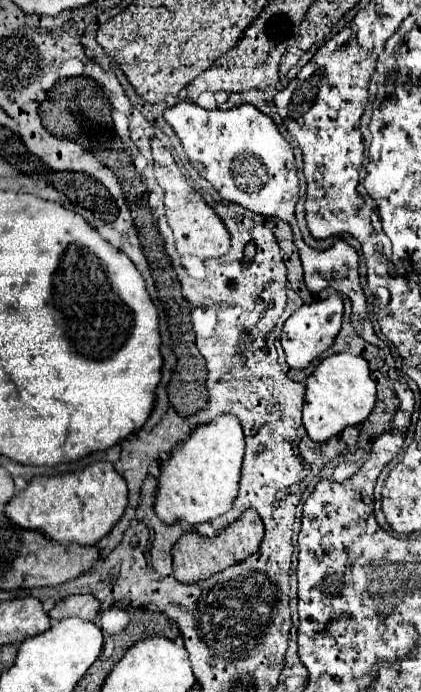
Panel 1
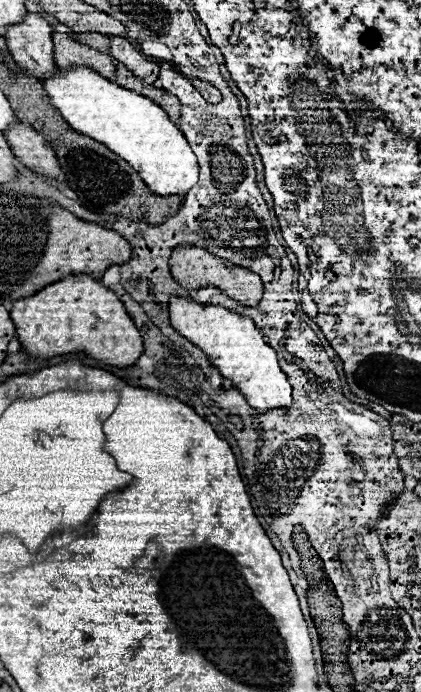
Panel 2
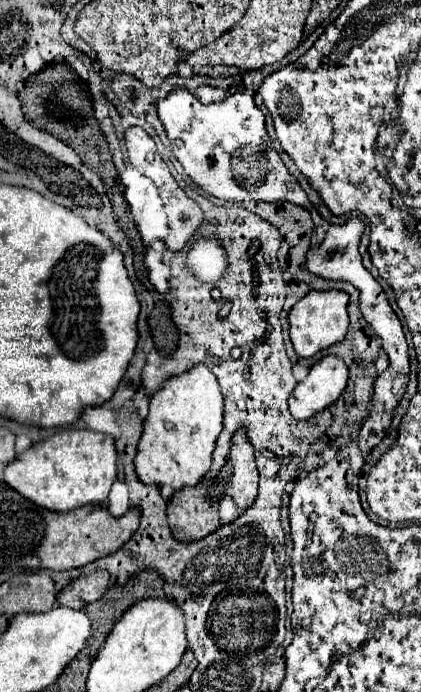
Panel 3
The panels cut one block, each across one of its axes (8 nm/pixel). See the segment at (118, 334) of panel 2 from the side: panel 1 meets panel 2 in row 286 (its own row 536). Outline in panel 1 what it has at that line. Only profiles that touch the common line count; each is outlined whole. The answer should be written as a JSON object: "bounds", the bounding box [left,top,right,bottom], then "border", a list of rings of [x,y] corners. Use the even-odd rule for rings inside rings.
{"bounds":[4,462,128,546],"border":[[[94,462],[86,466],[84,470],[62,474],[62,476],[42,476],[34,478],[26,490],[16,494],[6,506],[4,514],[20,528],[24,530],[38,530],[46,538],[50,538],[56,544],[80,544],[80,546],[94,546],[98,544],[104,536],[112,532],[120,516],[124,514],[124,508],[128,506],[128,488],[124,478],[114,470],[110,462]]]}

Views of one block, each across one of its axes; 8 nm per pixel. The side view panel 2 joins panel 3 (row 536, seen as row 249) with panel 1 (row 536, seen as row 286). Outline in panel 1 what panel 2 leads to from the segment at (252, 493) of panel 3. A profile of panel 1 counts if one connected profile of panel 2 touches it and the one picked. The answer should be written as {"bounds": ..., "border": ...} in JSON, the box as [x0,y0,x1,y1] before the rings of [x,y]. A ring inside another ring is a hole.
{"bounds":[174,510,264,584],"border":[[[246,510],[234,524],[234,528],[224,528],[218,536],[206,538],[200,534],[186,532],[176,544],[174,544],[174,578],[182,584],[196,584],[200,580],[206,580],[208,576],[214,576],[216,572],[222,572],[224,568],[230,568],[232,564],[240,564],[240,560],[246,560],[260,548],[260,540],[264,536],[264,524],[260,516],[254,510]]]}

